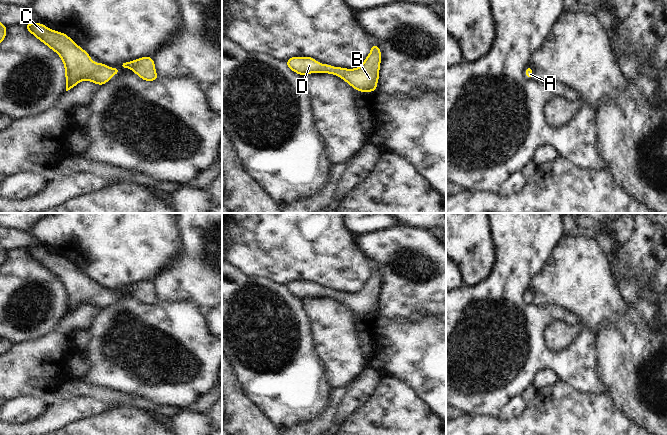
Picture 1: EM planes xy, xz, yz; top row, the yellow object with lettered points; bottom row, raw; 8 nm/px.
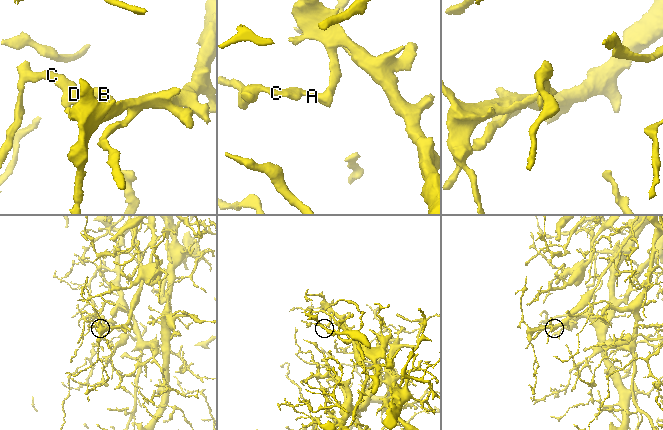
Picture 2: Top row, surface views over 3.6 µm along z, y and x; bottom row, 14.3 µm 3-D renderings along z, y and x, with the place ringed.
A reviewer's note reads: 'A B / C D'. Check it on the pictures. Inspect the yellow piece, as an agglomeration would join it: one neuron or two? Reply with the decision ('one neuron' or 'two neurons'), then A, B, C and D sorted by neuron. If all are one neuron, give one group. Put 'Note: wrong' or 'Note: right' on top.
Note: wrong
one neuron; groups A B C D

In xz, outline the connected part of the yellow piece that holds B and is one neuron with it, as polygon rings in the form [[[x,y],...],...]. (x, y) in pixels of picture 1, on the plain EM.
[[[372,267],[371,276],[363,288],[356,293],[336,292],[331,289],[321,288],[312,281],[291,281],[286,284],[288,292],[301,300],[313,296],[335,298],[361,316],[376,314],[380,286],[381,274],[375,267]]]

